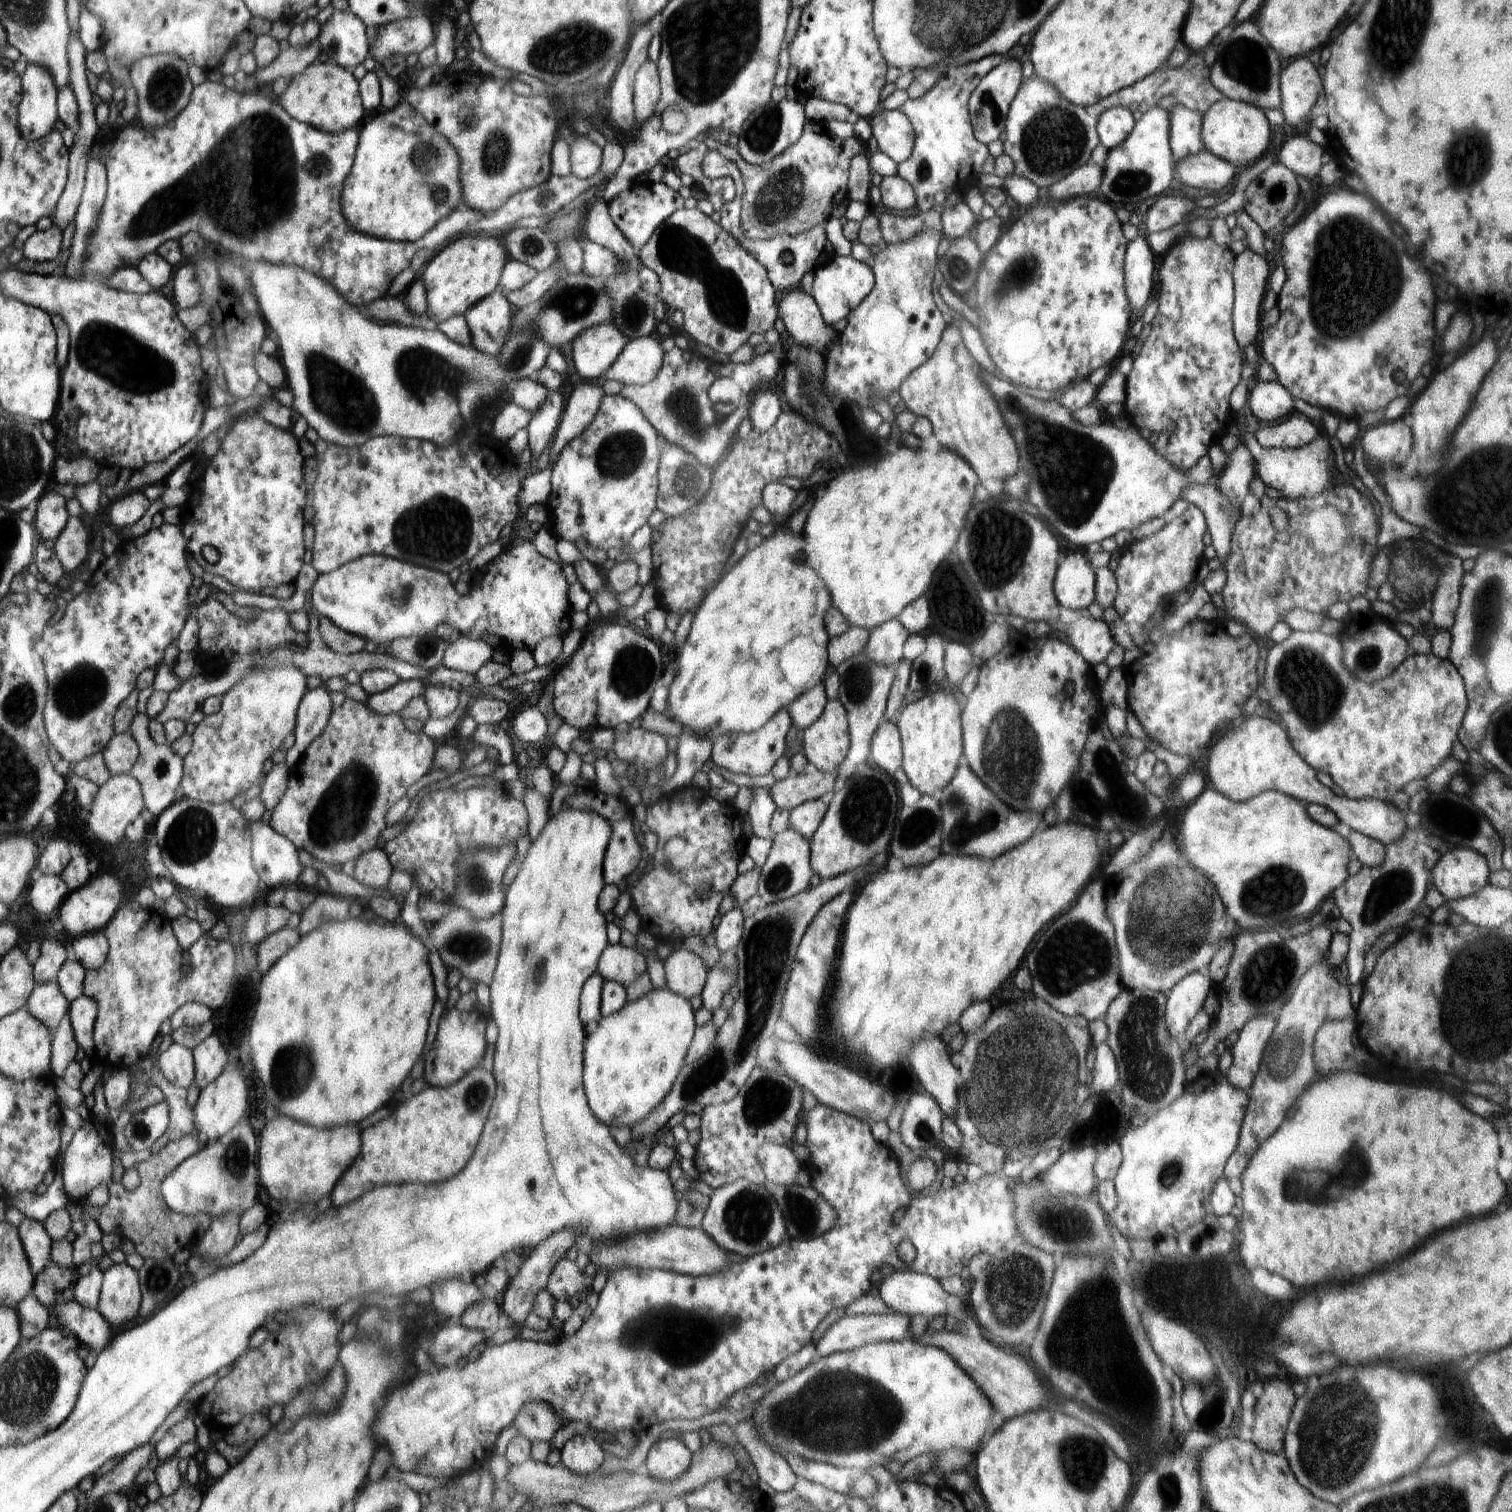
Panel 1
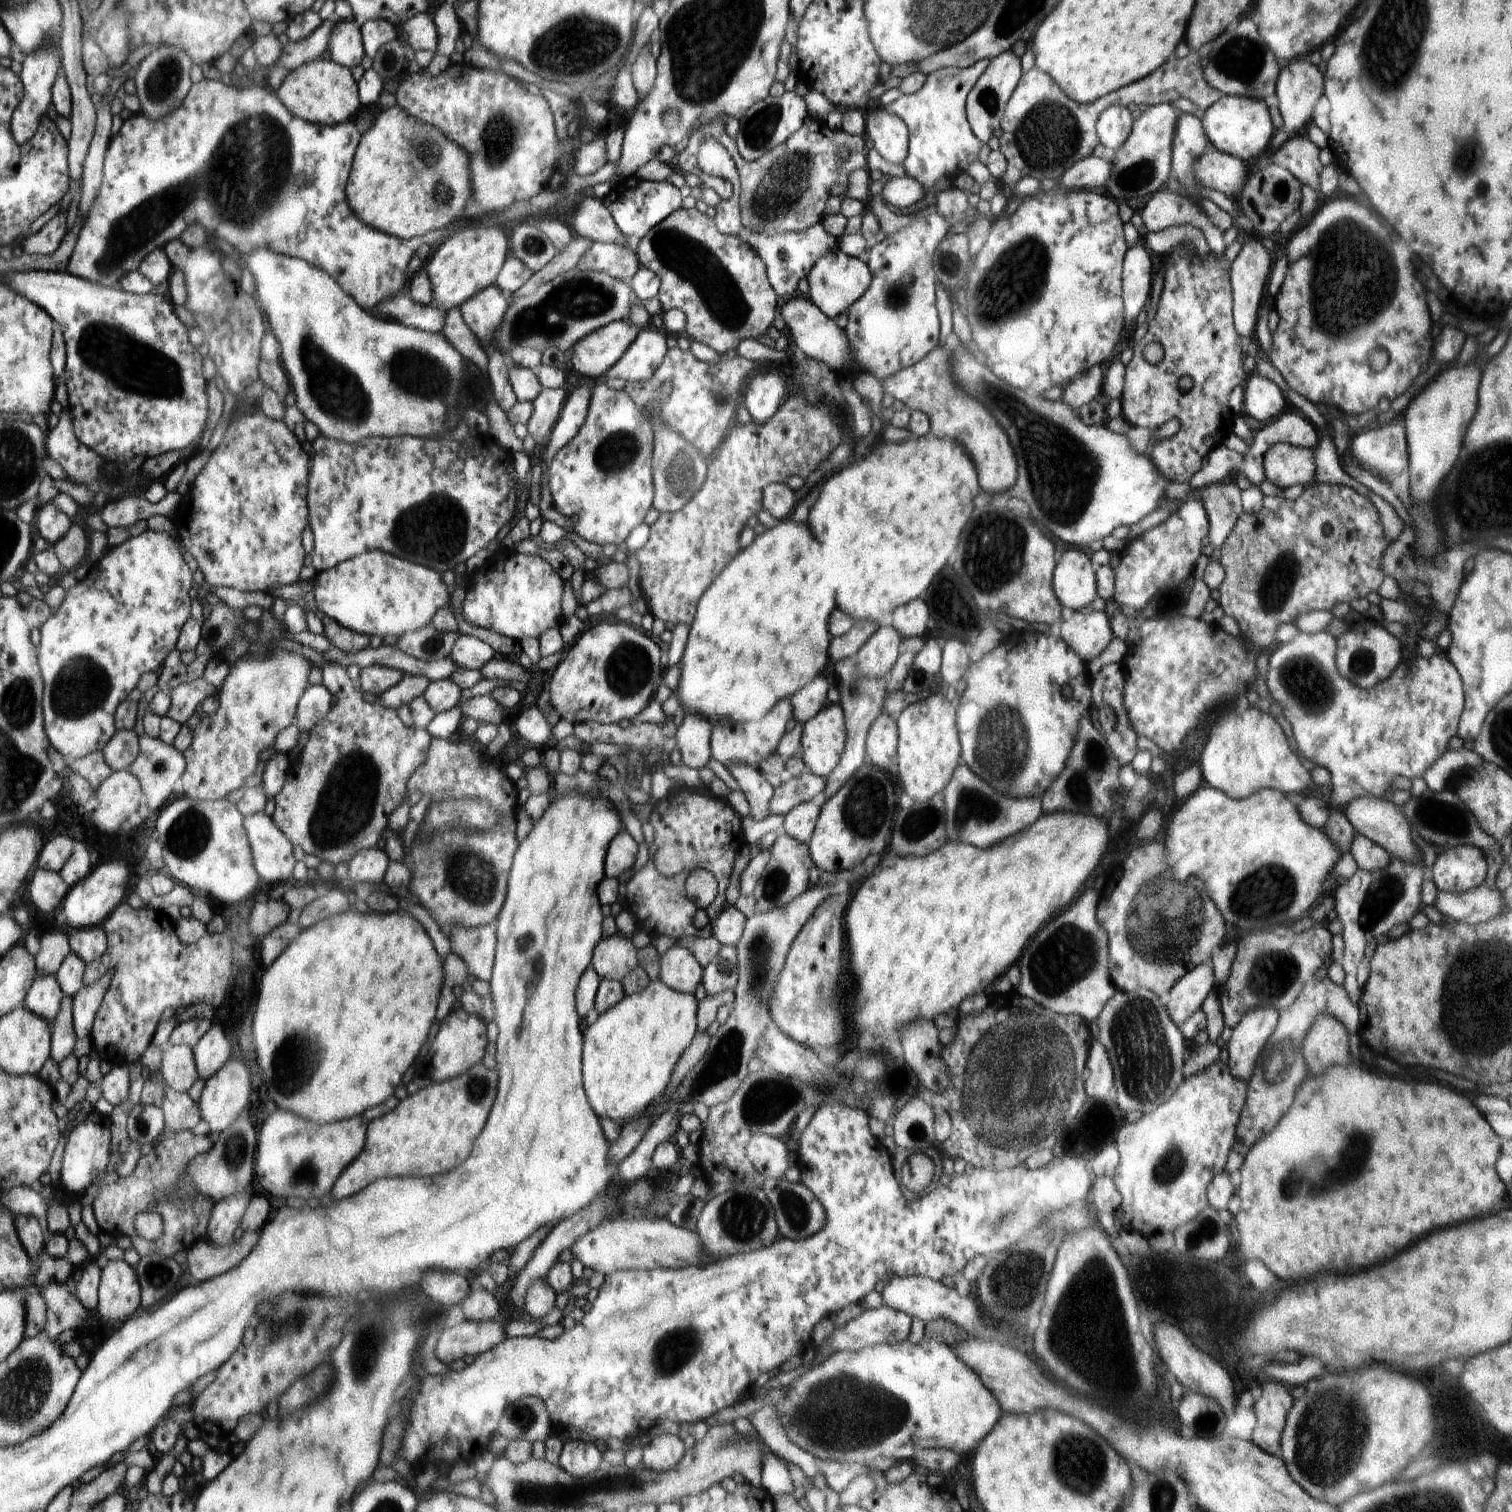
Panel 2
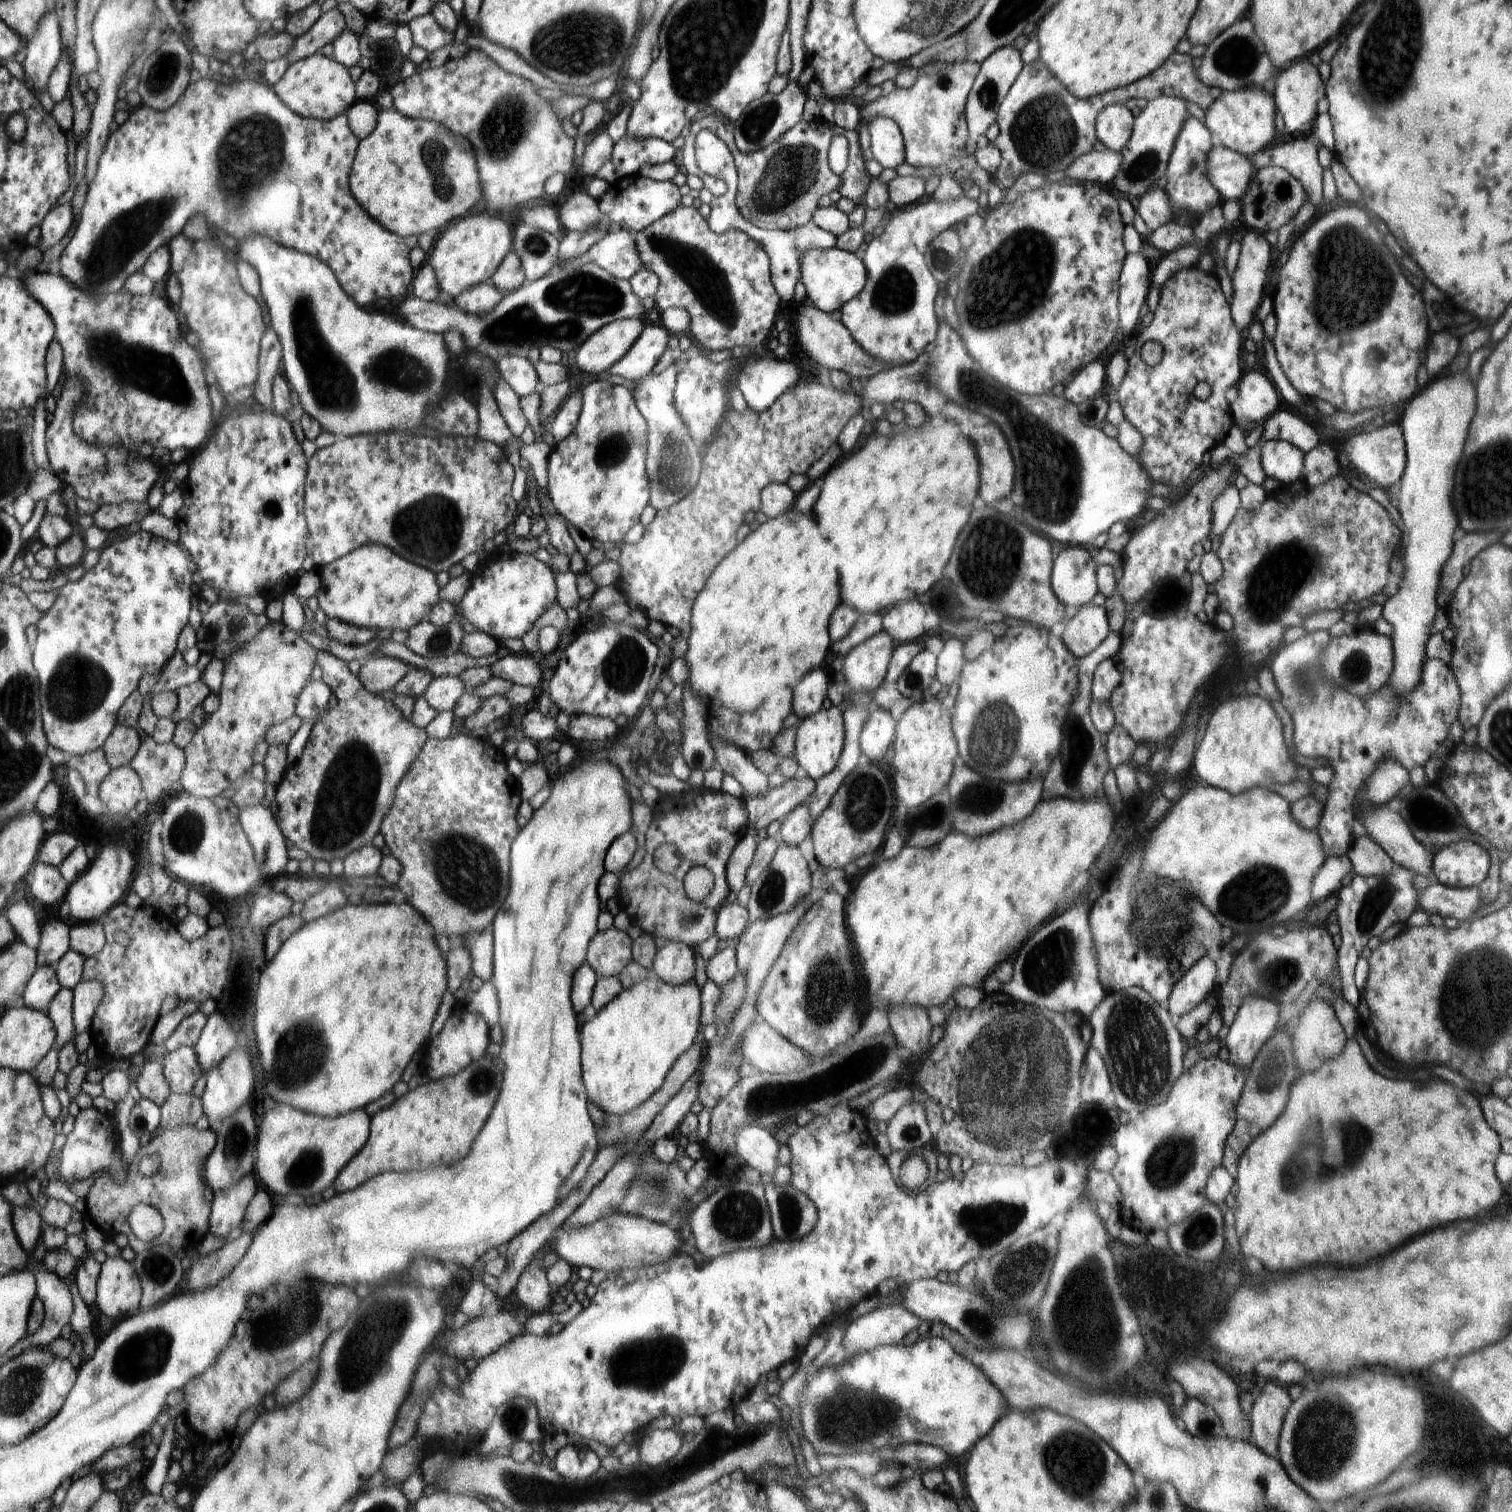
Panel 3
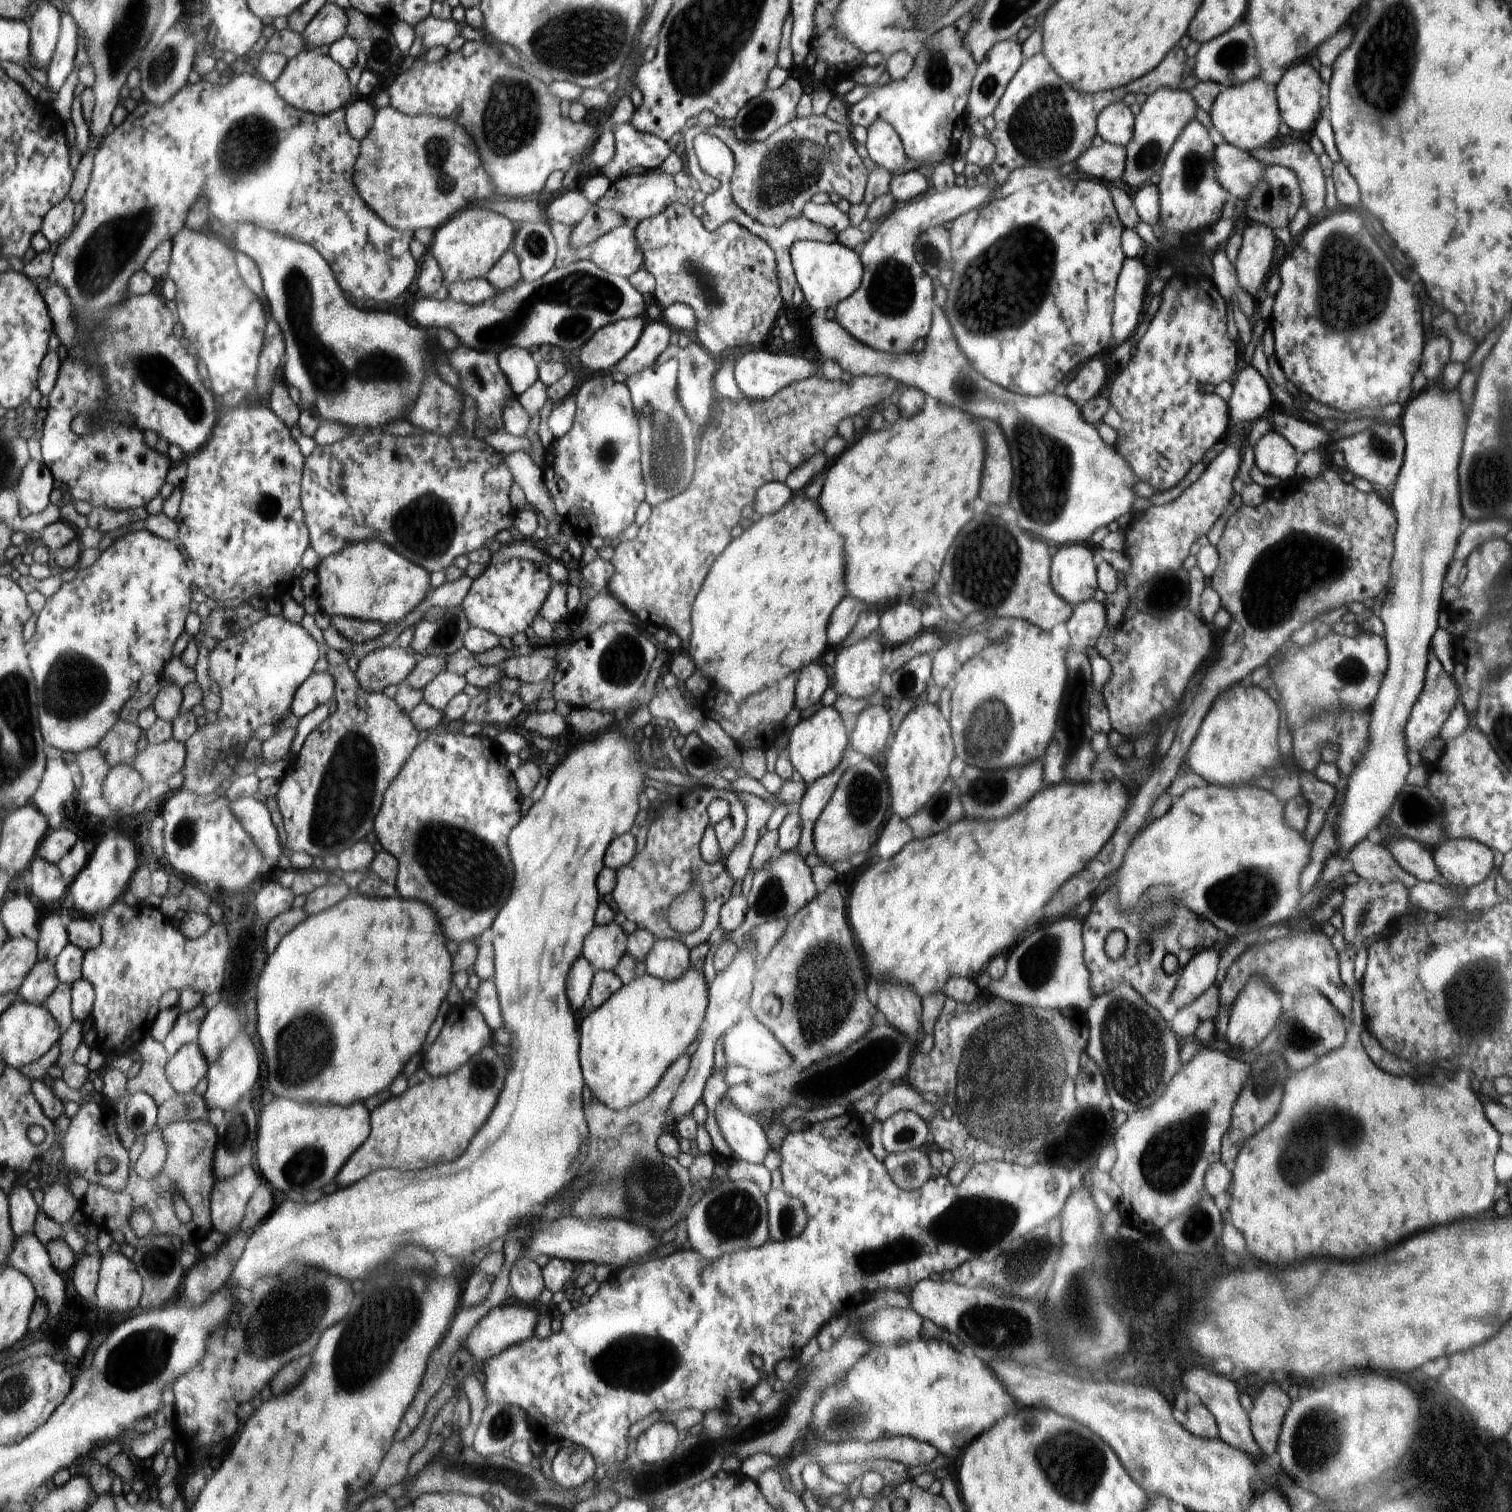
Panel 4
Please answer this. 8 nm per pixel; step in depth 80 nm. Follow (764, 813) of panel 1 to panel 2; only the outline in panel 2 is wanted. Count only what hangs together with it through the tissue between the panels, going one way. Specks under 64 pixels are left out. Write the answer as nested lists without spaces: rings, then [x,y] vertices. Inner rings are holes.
[[[735,765],[726,768],[746,795],[750,808],[749,815],[754,820],[764,820],[769,816],[769,804],[774,789],[764,779],[764,773],[748,765]]]

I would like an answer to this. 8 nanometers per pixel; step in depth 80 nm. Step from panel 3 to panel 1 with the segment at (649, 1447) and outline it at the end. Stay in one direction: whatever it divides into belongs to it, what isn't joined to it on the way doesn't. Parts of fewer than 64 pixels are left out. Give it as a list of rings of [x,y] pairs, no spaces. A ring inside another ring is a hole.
[[[658,1440],[648,1452],[646,1474],[660,1481],[672,1482],[682,1478],[691,1468],[690,1450],[677,1440]]]

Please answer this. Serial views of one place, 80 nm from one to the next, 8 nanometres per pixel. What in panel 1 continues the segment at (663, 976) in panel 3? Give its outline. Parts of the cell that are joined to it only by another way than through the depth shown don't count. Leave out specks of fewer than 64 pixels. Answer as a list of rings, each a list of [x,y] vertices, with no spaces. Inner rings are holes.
[[[672,950],[663,962],[667,988],[688,1000],[703,993],[710,968],[702,958],[688,950]]]

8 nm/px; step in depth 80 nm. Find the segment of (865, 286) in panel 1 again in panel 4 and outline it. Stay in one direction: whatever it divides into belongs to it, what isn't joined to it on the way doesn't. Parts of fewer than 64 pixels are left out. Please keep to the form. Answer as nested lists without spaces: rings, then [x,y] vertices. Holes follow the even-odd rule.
[[[800,241],[791,247],[791,260],[795,277],[808,304],[816,314],[824,314],[828,308],[835,308],[859,290],[865,268],[862,258],[848,247],[835,243]]]

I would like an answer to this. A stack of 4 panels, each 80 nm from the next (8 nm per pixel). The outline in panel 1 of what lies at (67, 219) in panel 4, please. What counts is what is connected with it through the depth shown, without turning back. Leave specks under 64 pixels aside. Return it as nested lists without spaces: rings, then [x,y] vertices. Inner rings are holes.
[[[54,224],[43,232],[32,230],[21,240],[25,257],[35,262],[56,260],[64,248],[64,230]]]

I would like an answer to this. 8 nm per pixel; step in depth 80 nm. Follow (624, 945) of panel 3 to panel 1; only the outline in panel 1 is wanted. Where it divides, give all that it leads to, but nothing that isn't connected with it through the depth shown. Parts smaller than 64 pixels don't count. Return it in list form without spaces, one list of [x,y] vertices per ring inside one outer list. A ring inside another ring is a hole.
[[[608,944],[599,960],[598,972],[604,980],[626,984],[635,983],[647,972],[647,960],[634,948],[622,948],[619,944]]]

